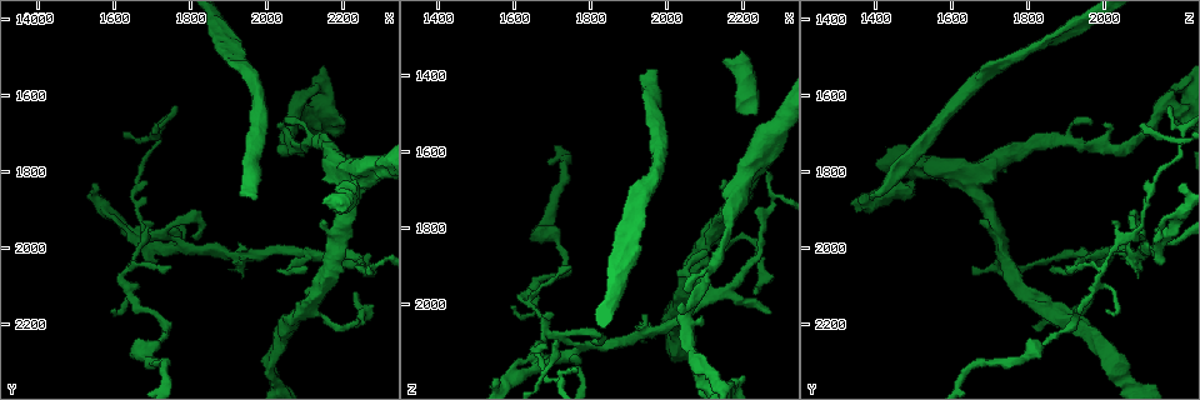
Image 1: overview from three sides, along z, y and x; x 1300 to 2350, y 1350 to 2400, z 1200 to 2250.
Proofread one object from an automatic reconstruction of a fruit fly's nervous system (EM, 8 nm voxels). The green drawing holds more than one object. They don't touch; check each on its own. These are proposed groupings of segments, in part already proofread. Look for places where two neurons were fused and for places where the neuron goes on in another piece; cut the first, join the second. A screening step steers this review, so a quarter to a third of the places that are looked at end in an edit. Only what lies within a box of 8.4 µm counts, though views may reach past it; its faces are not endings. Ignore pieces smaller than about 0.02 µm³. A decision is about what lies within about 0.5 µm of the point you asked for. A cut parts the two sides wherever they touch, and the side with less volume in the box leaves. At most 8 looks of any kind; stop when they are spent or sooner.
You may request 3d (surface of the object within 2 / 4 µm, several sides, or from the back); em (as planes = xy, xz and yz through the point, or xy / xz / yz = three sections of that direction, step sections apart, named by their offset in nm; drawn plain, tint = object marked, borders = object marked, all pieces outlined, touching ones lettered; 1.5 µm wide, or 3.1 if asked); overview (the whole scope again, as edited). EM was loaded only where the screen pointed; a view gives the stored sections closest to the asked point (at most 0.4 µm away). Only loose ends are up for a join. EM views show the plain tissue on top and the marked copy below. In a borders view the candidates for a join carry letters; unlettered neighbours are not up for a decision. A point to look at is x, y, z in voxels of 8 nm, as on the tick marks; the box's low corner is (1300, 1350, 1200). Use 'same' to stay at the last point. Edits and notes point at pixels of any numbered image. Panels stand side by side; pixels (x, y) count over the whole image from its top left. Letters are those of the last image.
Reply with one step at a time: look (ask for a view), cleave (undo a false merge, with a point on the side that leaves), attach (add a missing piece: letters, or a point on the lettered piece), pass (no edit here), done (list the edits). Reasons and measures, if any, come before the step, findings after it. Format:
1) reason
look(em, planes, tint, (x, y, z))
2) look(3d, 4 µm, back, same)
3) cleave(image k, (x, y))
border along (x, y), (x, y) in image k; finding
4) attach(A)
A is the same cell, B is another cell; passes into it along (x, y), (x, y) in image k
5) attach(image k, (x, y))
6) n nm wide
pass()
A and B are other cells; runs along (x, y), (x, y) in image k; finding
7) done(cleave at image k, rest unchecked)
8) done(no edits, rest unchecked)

an open end
look(em, planes, borders, (1970, 1865, 1385))

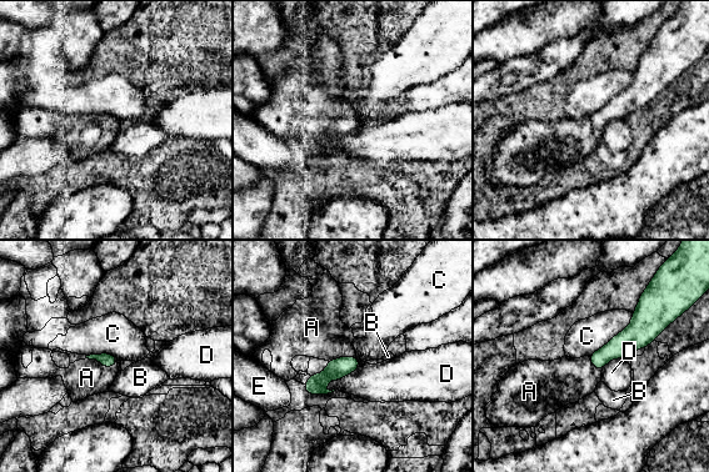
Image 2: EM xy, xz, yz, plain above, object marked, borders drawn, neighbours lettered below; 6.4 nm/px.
attach(A)
A is the same cell, B, C, D and E are other cells; the neuron continues

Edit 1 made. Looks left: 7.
see it whole again
look(overview)

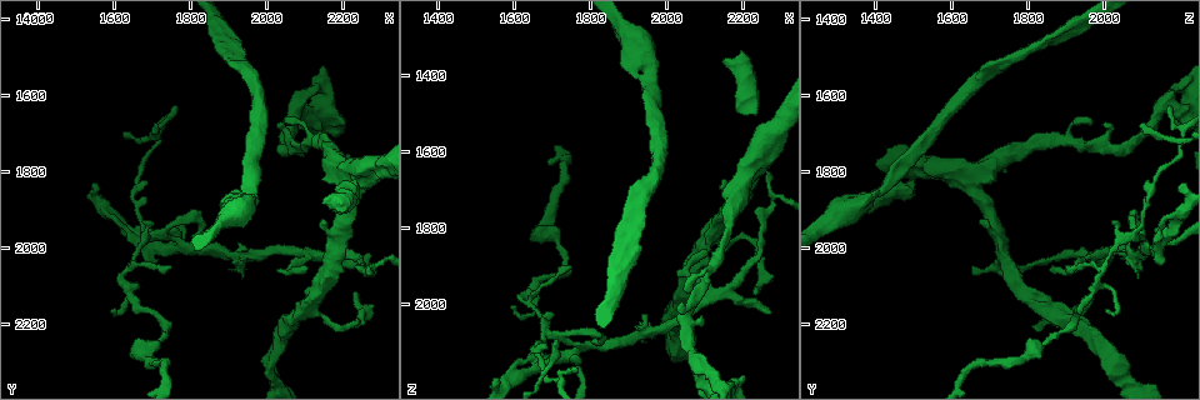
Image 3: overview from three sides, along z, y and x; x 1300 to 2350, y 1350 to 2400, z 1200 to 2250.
sharp bend
look(em, planes, tint, (1740, 2215, 1910))

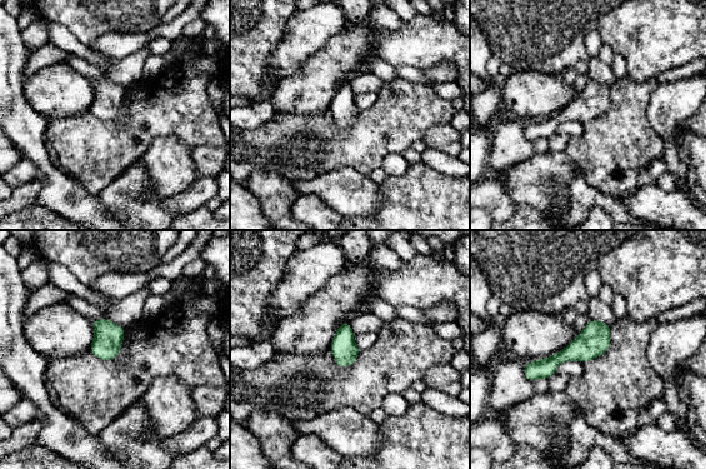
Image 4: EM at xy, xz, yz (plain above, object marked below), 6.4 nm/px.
see the neighbours
look(em, planes, borders, same)

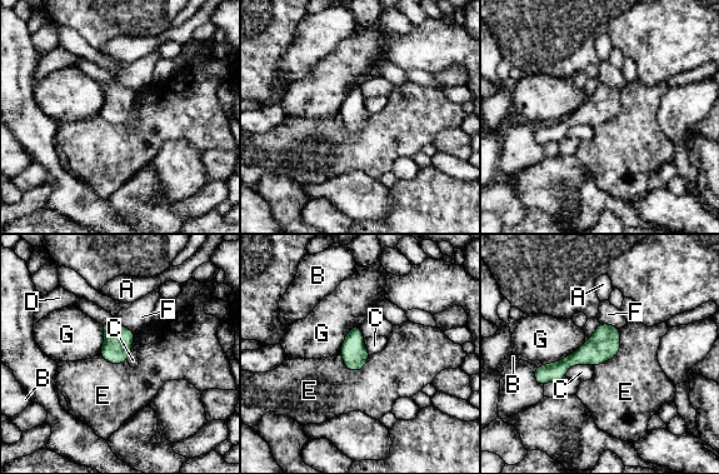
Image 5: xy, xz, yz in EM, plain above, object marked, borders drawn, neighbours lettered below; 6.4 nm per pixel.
pass()
A, B, C, D, E, F and G are other cells; runs along (617, 332), (594, 352), (538, 378) in image 5; one neuron here

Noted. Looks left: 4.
three-way junction
look(em, xz, step 4, tint, (1675, 1975, 2070))

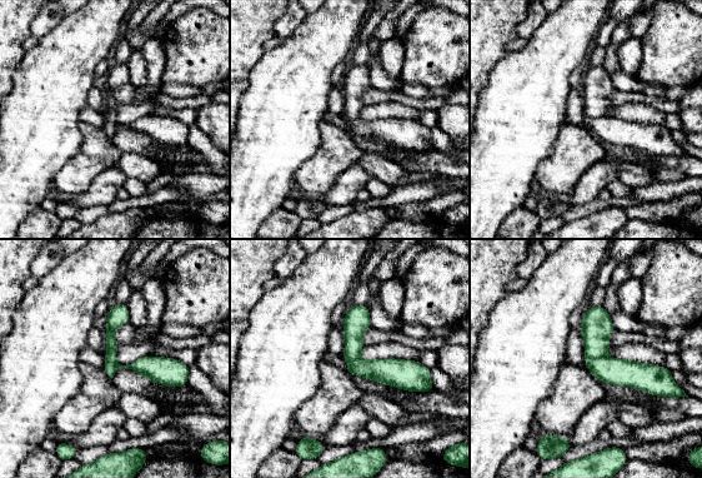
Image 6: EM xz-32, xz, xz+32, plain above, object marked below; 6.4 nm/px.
look(em, planes, borders, same)

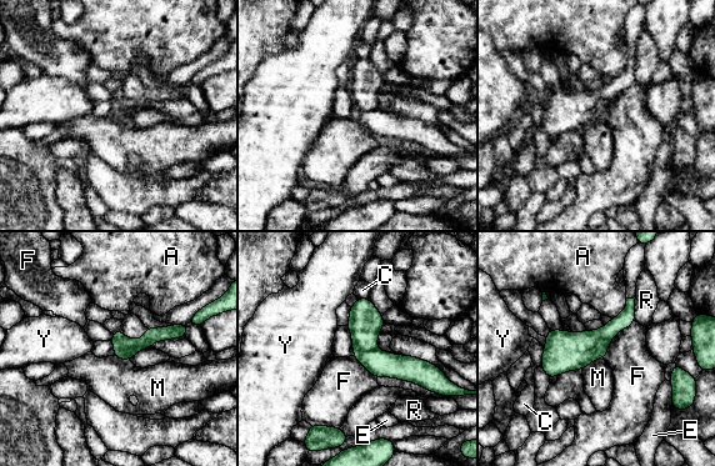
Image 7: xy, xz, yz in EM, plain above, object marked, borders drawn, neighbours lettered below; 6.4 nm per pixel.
F touches over 320 nm
cleave(image 7, (565, 351))
A, C, E, F, M, R and Y are other cells; the part that leaves runs along (631, 301), (610, 330), (550, 374) in image 7; two neurons meet here

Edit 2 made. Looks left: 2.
done(attach at image 2, cleave at image 7, rest unchecked)

